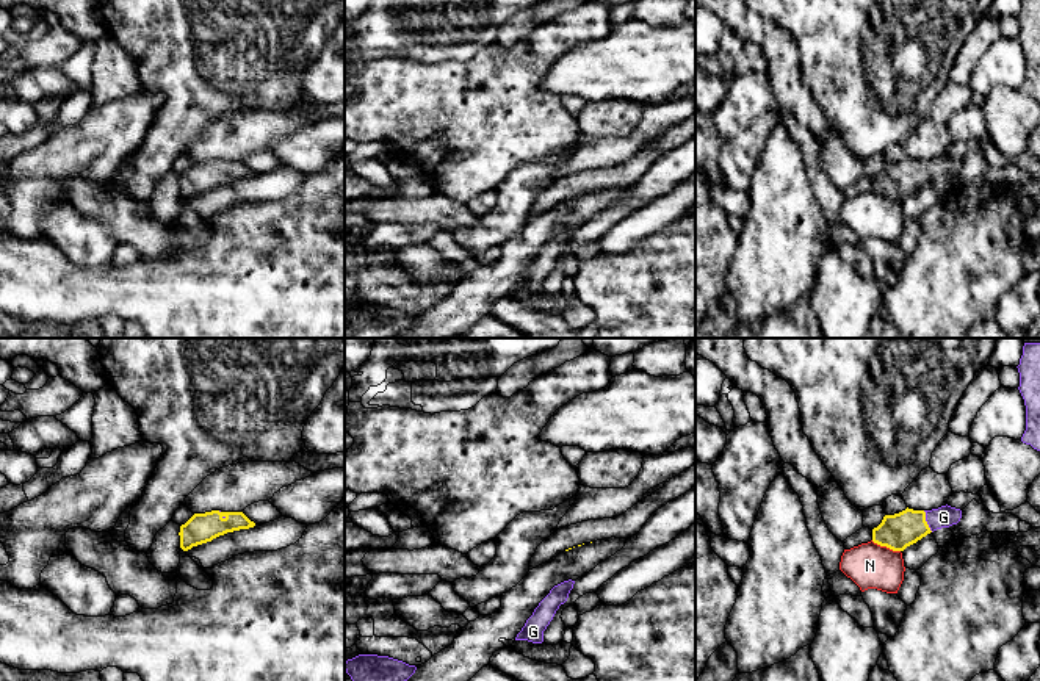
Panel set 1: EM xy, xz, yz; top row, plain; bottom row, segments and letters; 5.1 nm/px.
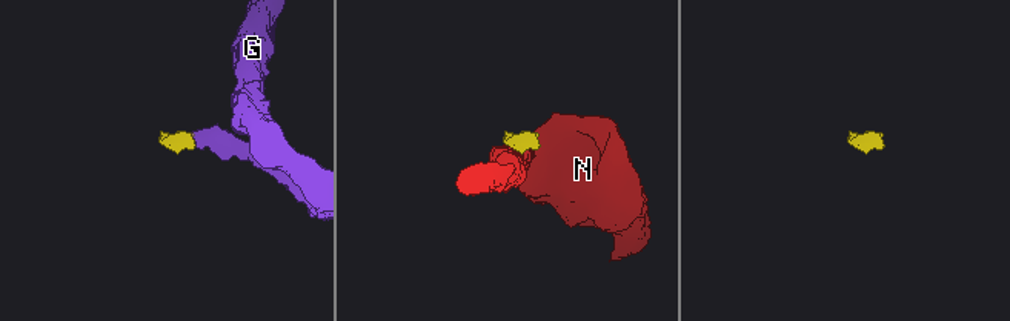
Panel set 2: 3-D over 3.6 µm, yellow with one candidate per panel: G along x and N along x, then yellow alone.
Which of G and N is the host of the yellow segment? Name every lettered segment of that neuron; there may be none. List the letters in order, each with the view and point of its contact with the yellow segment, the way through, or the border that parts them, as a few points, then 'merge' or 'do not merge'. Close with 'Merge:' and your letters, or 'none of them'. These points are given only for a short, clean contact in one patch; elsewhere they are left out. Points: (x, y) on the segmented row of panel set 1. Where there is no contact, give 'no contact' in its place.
G: yz (926, 522) | across yz (898, 531), (926, 522), (943, 517) | merge
N: yz (885, 545) | do not merge
Merge: G

